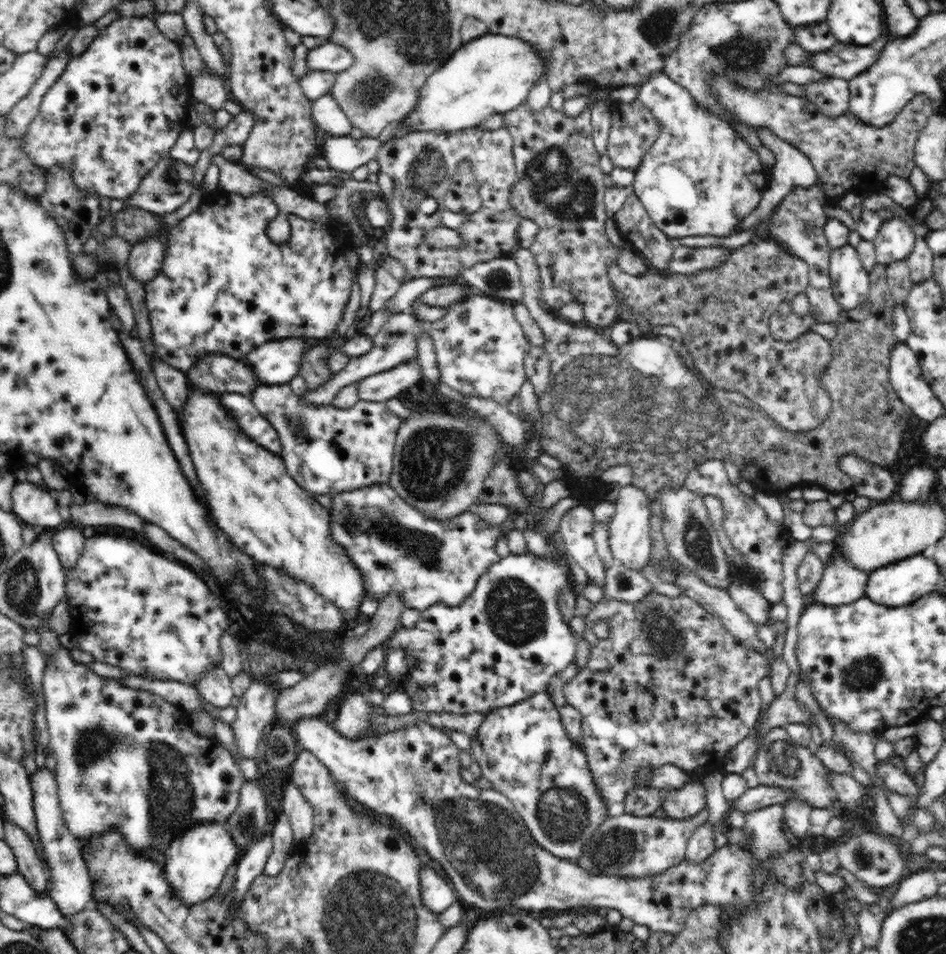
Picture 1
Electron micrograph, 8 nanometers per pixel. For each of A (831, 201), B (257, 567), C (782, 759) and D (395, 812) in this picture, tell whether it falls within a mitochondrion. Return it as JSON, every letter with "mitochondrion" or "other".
{"A":"other","B":"other","C":"mitochondrion","D":"other"}

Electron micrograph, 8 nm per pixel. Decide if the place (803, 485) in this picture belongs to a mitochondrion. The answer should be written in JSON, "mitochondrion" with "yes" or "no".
{"mitochondrion":"no"}

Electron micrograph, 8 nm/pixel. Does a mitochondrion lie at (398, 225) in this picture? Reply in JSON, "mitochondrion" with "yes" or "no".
{"mitochondrion":"no"}

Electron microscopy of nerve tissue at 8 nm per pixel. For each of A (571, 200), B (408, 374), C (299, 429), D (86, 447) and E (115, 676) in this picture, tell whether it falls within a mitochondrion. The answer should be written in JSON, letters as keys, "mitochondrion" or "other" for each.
{"A":"mitochondrion","B":"other","C":"mitochondrion","D":"other","E":"other"}

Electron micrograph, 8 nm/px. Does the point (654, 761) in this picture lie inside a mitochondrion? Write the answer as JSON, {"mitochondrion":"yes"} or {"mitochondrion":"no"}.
{"mitochondrion":"no"}

